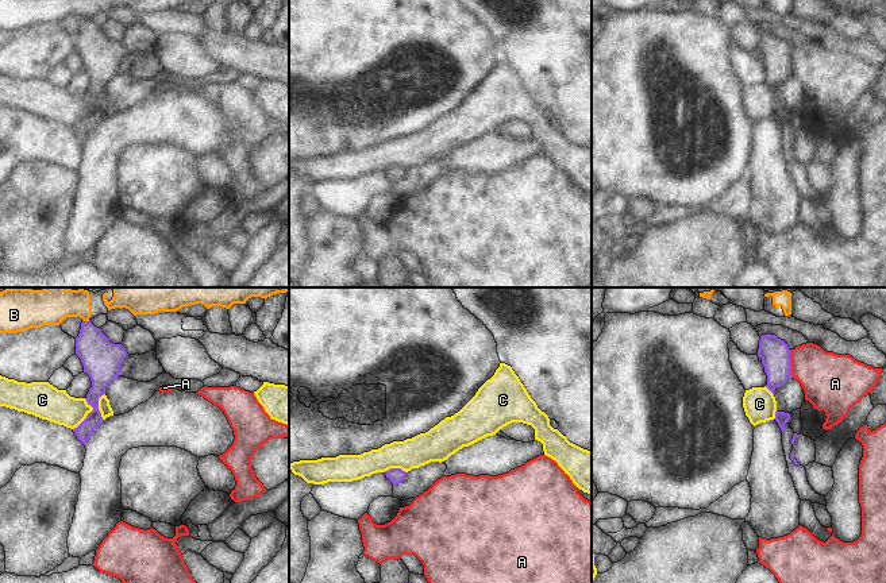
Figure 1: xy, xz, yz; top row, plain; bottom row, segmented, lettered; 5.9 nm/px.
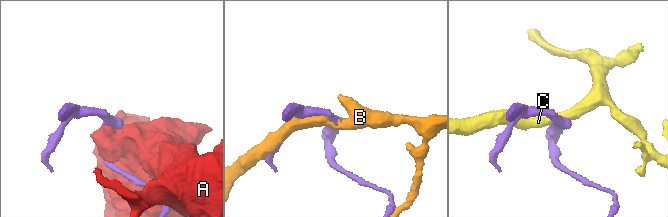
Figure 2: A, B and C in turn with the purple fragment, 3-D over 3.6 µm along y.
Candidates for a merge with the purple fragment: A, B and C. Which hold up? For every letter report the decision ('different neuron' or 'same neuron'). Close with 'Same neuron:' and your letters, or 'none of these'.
A: different neuron
B: different neuron
C: different neuron
Same neuron: none of these

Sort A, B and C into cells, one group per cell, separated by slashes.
A / B / C

